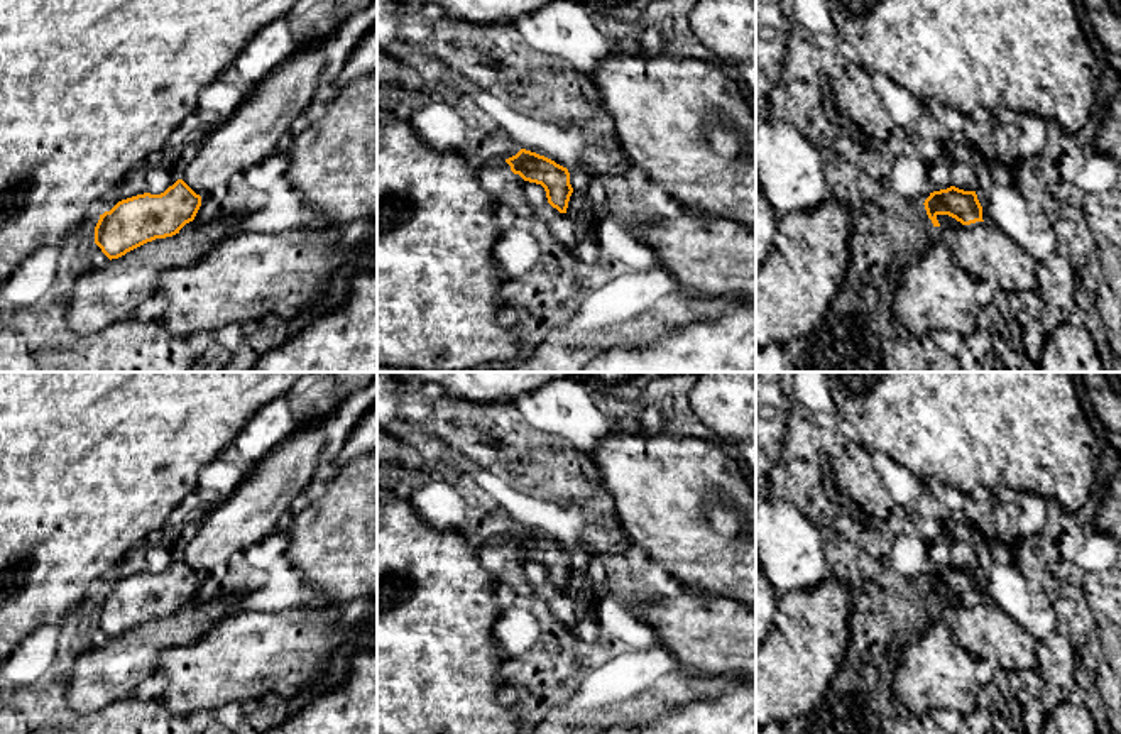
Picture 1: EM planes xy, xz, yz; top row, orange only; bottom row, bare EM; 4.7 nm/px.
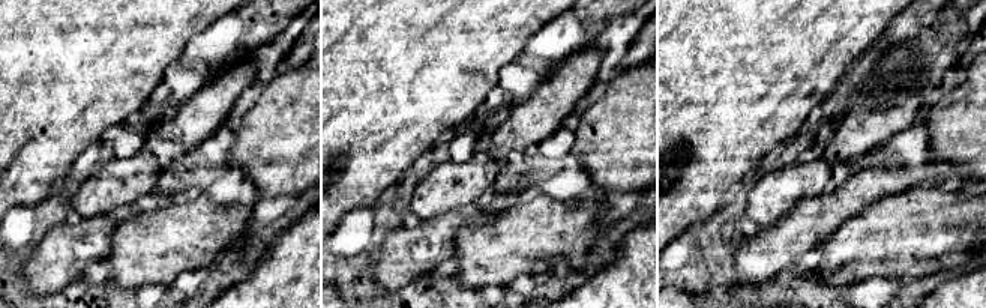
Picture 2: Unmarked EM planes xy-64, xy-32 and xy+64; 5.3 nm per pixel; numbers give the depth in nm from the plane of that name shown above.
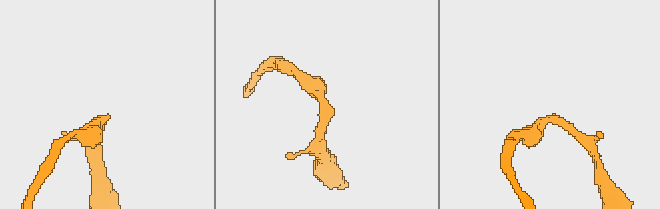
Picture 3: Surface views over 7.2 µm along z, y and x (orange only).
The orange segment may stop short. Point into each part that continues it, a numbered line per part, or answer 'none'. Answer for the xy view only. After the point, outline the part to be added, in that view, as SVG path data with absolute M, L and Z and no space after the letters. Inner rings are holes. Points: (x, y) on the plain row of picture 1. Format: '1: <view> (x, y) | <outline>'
none

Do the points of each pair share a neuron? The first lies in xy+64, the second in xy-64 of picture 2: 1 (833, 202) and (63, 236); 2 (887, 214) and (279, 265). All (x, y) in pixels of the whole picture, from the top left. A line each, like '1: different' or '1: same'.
1: same
2: different

